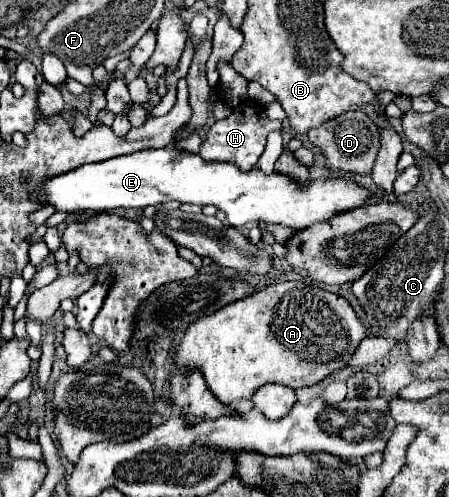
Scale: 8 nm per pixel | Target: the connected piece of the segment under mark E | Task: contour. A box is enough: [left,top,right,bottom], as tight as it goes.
[32,144,368,230]

